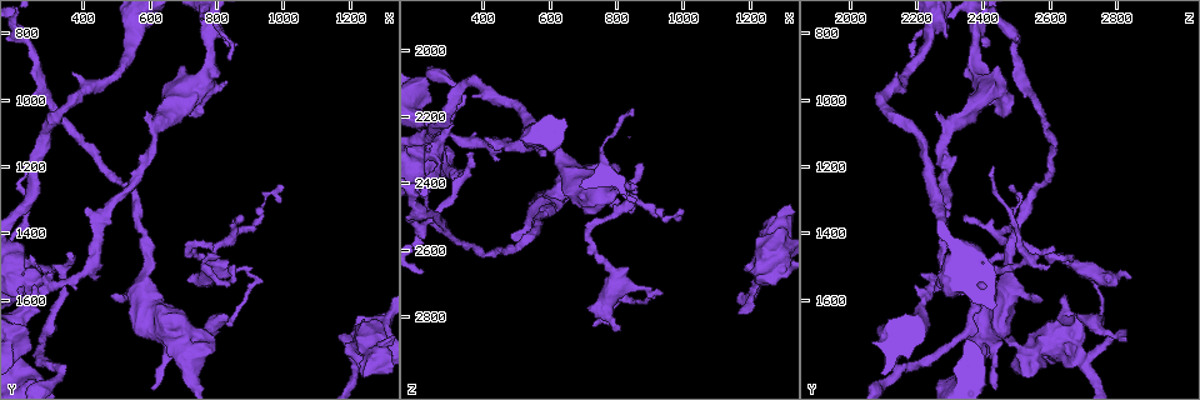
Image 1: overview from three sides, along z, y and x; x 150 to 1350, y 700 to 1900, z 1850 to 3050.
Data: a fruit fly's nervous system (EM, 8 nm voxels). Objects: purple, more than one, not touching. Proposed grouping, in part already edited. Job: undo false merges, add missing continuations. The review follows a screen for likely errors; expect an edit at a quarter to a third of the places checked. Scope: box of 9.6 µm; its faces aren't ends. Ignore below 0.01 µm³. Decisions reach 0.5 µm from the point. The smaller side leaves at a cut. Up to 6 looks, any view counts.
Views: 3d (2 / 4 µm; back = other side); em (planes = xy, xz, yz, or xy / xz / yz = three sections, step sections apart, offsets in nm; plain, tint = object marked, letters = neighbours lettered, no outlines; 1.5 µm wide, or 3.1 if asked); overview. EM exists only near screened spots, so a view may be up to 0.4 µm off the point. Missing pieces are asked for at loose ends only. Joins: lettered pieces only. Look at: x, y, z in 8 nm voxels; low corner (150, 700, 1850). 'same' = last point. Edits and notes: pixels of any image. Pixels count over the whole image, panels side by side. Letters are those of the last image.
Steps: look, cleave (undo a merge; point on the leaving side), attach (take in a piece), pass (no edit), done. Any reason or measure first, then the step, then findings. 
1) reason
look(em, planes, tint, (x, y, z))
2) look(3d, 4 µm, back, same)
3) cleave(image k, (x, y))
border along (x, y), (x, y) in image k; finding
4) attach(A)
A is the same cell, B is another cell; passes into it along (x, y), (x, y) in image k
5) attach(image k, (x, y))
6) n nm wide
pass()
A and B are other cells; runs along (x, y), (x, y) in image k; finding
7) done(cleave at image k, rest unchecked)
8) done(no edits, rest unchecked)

thick end
look(3d, 2 µm, (740, 1050, 2460))

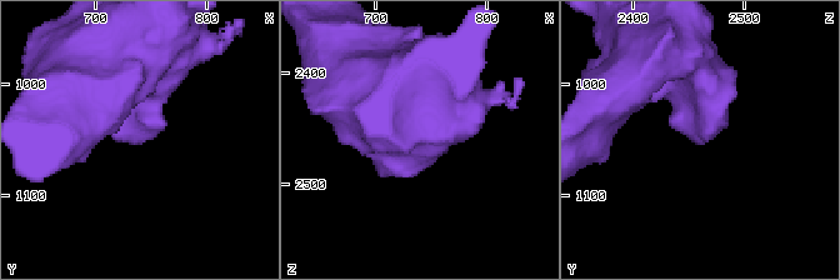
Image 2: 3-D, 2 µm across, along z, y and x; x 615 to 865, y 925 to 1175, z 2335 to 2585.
look(em, planes, letters, (742, 1050, 2468))

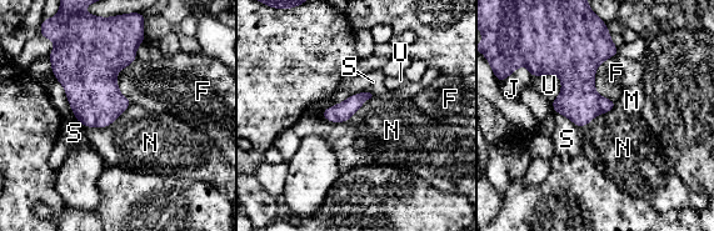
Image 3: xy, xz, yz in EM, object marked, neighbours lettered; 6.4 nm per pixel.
pass()
F, J, M, N, S and U are other cells; no lettered piece goes on from it

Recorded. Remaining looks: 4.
branch stops here
look(em, xz, step 4, letters, (490, 1580, 2560))

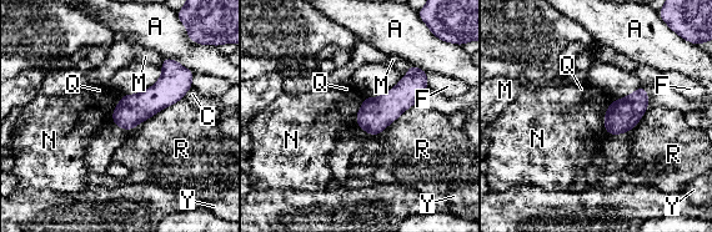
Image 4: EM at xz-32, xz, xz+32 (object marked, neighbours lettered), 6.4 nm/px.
R touches over 420 nm
pass()
A, C, F, M, N, Q, R and Y are other cells; border along (181, 99), (163, 107), (126, 131) in image 4; no lettered piece goes on from it

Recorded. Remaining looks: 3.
branch stops here
look(3d, 2 µm, (740, 1730, 2830))

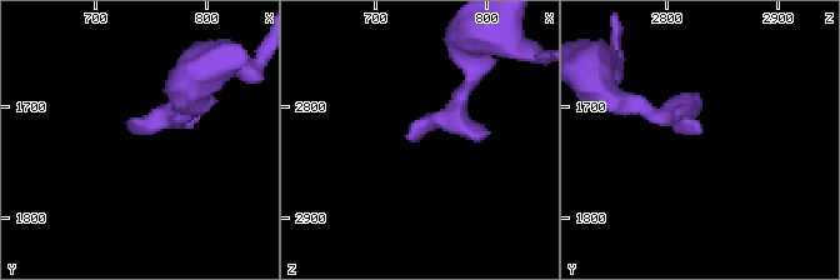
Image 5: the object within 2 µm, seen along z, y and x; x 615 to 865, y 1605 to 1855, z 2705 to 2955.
now the EM
look(em, planes, letters, (734, 1724, 2832))

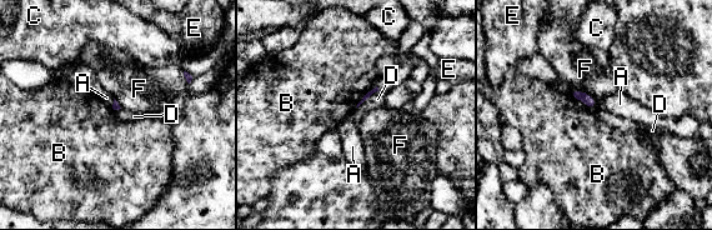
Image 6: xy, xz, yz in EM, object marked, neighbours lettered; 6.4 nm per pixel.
pass()
A, B, C, D, E and F are other cells; border along (379, 90), (374, 91), (356, 108) in image 6; no lettered piece goes on from it

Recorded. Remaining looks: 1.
done(no edits, rest unchecked)

